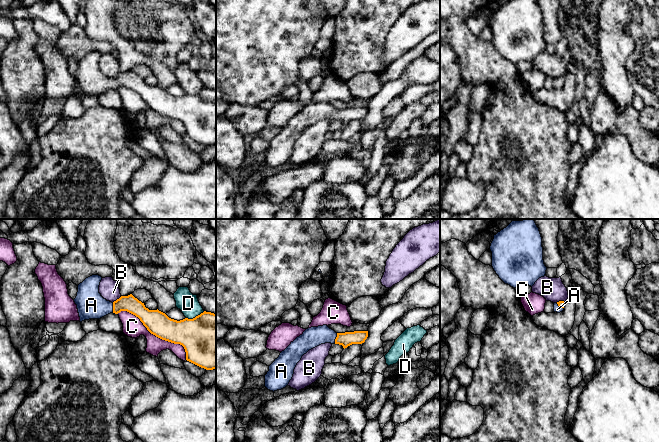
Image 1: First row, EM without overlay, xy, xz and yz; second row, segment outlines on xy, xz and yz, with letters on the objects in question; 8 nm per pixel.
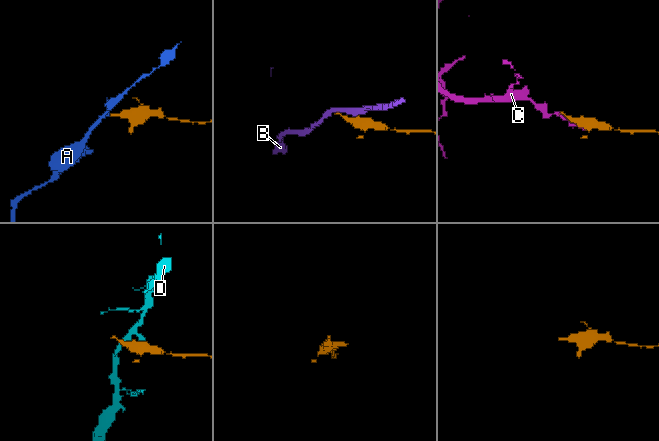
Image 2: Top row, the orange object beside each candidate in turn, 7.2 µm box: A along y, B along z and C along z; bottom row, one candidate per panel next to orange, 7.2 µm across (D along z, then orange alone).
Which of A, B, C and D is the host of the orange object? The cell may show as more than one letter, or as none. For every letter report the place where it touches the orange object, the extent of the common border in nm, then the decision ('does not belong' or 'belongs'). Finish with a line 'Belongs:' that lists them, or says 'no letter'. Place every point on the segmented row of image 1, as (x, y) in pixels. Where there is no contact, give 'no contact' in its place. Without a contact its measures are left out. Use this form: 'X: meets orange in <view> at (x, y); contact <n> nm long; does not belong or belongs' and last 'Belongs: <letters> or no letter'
A: meets orange in xz at (336, 338); contact 80 nm long; belongs
B: meets orange in xy at (117, 299); contact 90 nm long; does not belong
C: meets orange in xy at (155, 335); contact 650 nm long; does not belong
D: meets orange in xy at (196, 316); contact 160 nm long; does not belong
Belongs: A

